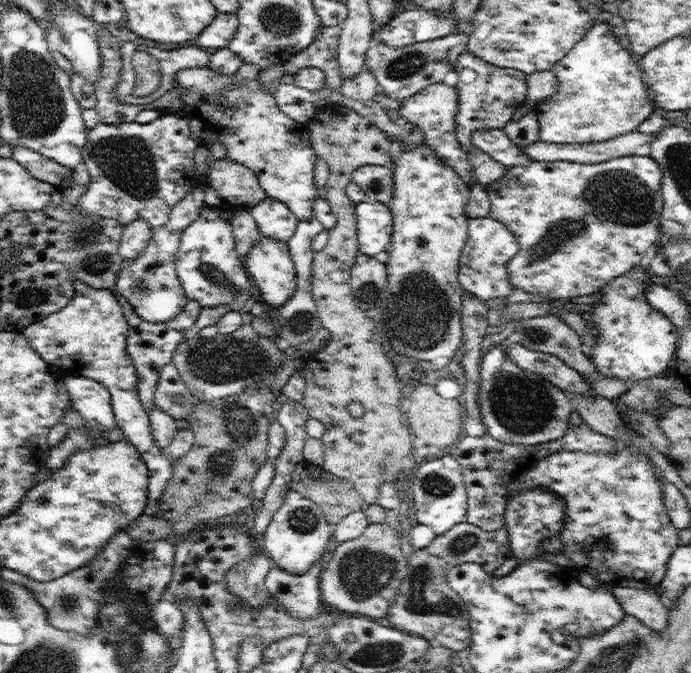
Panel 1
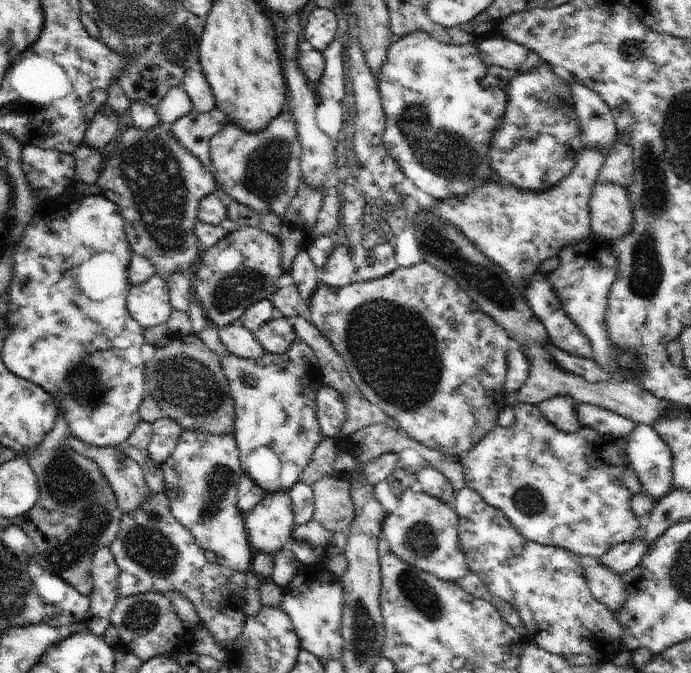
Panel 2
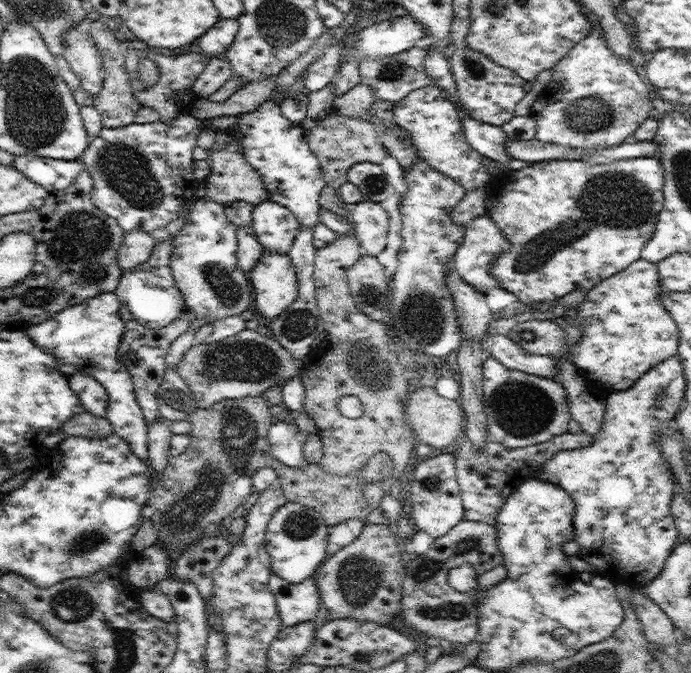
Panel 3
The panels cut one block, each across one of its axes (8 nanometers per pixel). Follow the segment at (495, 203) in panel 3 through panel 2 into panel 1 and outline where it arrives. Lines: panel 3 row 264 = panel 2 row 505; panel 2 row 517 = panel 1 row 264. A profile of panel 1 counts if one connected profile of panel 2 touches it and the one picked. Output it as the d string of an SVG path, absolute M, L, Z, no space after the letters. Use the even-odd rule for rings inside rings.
M650 155L612 157L598 164L532 160L507 168L499 180L487 185L486 191L491 204L490 217L508 226L518 240L519 251L506 265L510 284L545 301L564 298L567 302L574 296L594 294L608 281L639 266L648 248L661 238L662 177L660 165Z

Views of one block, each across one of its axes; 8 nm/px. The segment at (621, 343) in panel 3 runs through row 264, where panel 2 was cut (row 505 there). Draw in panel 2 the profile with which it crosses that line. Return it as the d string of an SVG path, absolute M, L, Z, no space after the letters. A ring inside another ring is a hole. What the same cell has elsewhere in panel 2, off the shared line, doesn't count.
M637 424L626 438L625 449L629 460L628 466L634 470L641 484L641 494L633 496L631 508L635 514L641 514L647 507L645 501L647 503L659 501L671 491L673 485L673 456L666 441L658 436L652 425Z

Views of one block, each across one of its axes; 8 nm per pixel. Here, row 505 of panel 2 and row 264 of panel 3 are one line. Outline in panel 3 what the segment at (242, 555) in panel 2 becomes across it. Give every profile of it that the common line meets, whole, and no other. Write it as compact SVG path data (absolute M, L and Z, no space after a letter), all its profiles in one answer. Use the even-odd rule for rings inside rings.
M204 197L194 200L184 228L172 237L172 276L195 318L208 318L214 323L253 306L250 275L242 272L237 262L236 230L226 216L225 204Z

